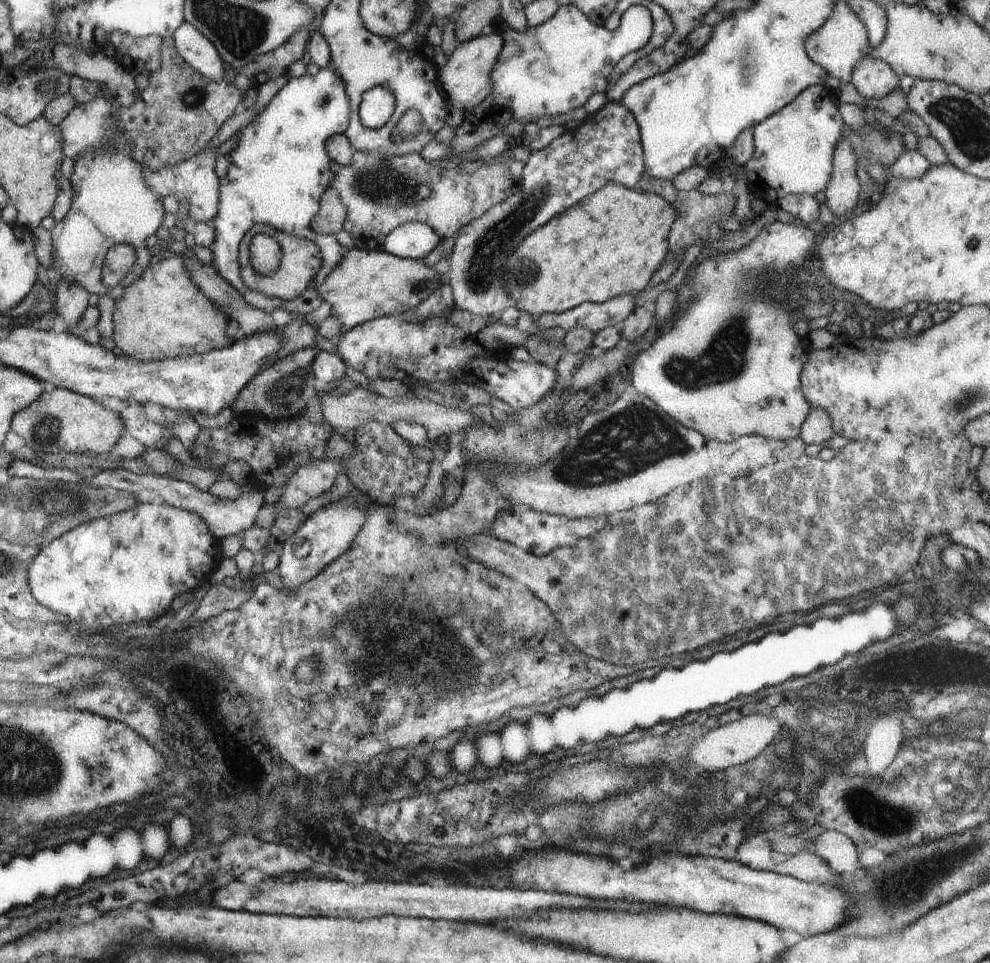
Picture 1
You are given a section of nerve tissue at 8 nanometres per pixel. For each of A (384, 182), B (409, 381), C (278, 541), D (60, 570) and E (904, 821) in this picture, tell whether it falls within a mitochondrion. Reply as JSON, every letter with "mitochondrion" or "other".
{"A":"mitochondrion","B":"other","C":"other","D":"other","E":"mitochondrion"}

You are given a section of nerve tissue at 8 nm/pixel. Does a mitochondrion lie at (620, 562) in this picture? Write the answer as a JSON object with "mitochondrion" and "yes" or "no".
{"mitochondrion":"yes"}

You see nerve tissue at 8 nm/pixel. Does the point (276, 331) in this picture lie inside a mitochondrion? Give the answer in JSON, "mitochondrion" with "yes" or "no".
{"mitochondrion":"no"}

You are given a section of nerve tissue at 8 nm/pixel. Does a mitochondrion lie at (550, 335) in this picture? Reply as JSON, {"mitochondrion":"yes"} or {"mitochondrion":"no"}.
{"mitochondrion":"no"}

